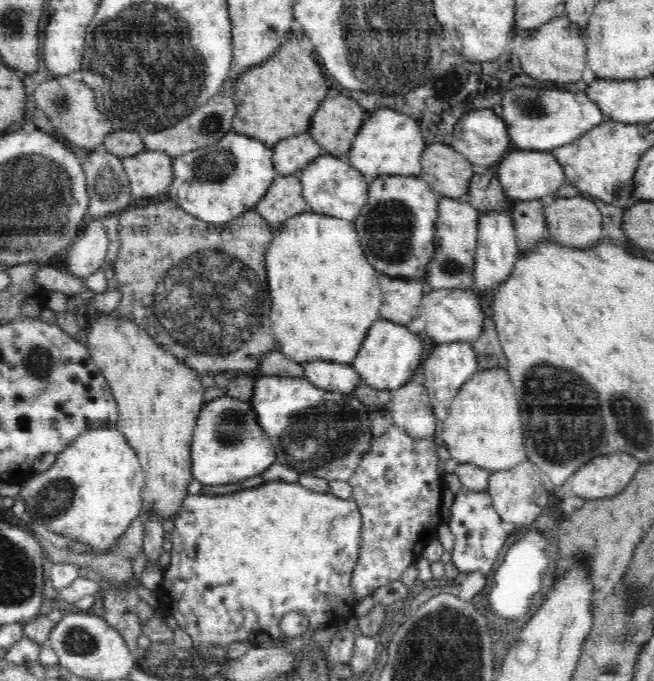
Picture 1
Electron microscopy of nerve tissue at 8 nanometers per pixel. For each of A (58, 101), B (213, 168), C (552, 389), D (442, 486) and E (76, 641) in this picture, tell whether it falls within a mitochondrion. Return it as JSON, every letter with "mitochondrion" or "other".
{"A":"mitochondrion","B":"mitochondrion","C":"mitochondrion","D":"other","E":"mitochondrion"}

